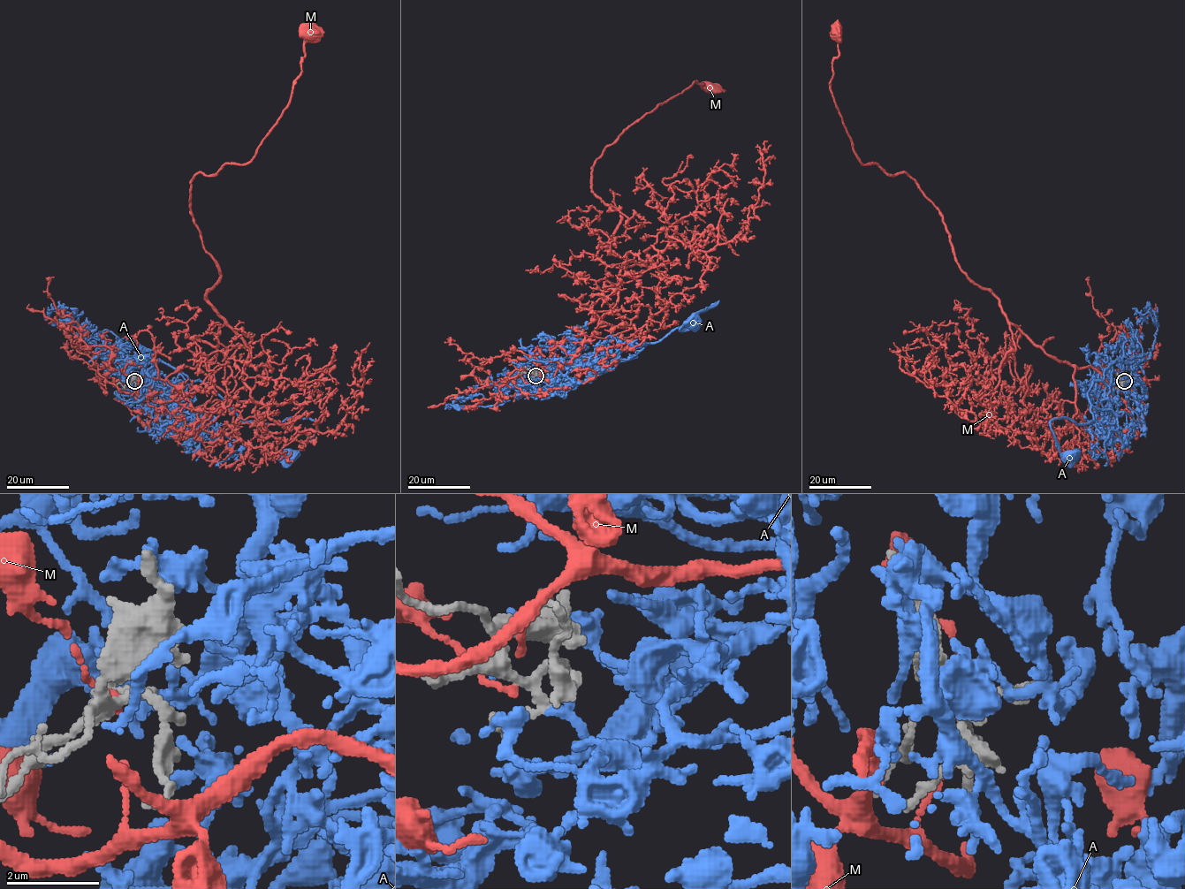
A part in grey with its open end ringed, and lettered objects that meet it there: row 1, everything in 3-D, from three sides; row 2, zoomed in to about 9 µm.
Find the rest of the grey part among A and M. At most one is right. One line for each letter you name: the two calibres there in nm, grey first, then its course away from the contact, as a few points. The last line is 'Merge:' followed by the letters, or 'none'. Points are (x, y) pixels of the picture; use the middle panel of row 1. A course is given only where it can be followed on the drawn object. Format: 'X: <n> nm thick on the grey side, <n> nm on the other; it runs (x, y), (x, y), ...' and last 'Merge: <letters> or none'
A: 160 nm thick on the grey side, 240 nm on the other; it runs (535, 376), (555, 374), (613, 339), (655, 343), (718, 302), (702, 309), (694, 322)
Merge: A

